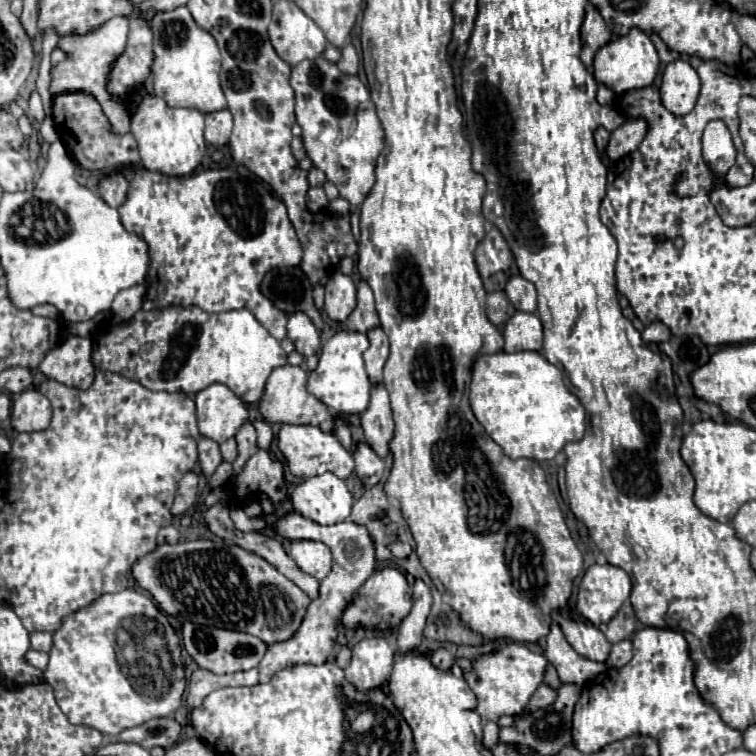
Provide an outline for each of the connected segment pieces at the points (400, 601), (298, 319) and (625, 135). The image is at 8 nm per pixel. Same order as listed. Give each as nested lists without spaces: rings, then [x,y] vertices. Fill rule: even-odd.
[[[383,567],[379,571],[375,571],[357,591],[355,597],[351,599],[351,603],[345,607],[343,615],[341,615],[341,623],[347,629],[389,629],[389,627],[397,627],[403,617],[409,615],[413,605],[413,593],[411,587],[405,579],[405,575],[399,569],[393,567]]]
[[[293,313],[287,321],[287,337],[293,341],[295,351],[303,357],[311,357],[319,353],[321,339],[319,331],[311,323],[311,319],[305,313]]]
[[[627,119],[621,127],[617,127],[611,133],[611,139],[607,145],[607,155],[611,159],[621,159],[621,157],[633,153],[641,145],[645,135],[647,135],[647,121]]]

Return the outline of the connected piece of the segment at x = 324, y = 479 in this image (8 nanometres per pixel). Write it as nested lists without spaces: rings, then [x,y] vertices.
[[[327,471],[299,483],[291,493],[291,503],[297,513],[319,525],[335,525],[351,515],[355,495],[345,479]]]

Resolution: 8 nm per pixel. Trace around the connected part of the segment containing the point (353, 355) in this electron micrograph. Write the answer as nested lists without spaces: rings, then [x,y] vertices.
[[[339,331],[323,345],[319,355],[319,365],[313,373],[309,373],[309,391],[323,401],[329,409],[341,413],[341,415],[353,415],[363,413],[369,405],[369,389],[371,381],[365,373],[363,363],[363,351],[369,347],[369,339],[363,333],[355,331]]]

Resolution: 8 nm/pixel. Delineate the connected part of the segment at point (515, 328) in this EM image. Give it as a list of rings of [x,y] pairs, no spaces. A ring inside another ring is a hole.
[[[517,311],[503,329],[505,337],[505,351],[539,351],[543,347],[543,329],[541,321],[535,313]]]

